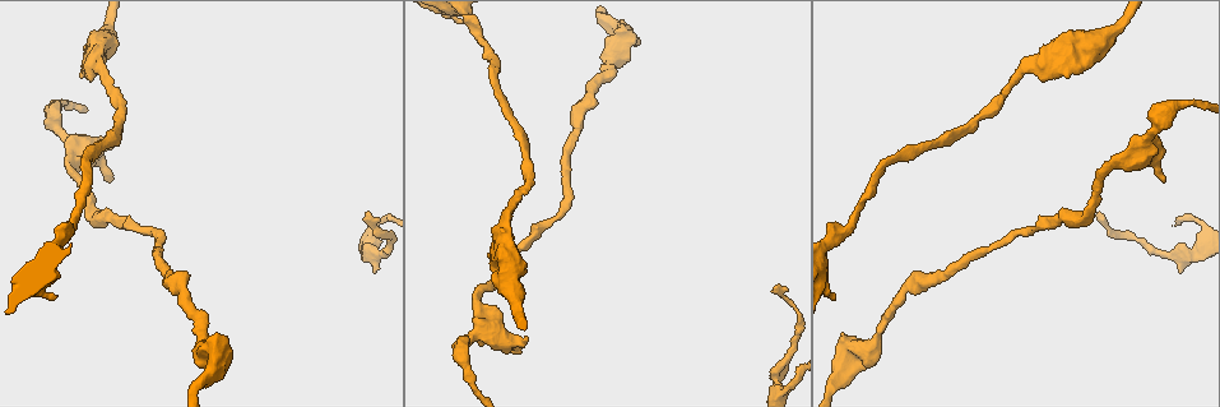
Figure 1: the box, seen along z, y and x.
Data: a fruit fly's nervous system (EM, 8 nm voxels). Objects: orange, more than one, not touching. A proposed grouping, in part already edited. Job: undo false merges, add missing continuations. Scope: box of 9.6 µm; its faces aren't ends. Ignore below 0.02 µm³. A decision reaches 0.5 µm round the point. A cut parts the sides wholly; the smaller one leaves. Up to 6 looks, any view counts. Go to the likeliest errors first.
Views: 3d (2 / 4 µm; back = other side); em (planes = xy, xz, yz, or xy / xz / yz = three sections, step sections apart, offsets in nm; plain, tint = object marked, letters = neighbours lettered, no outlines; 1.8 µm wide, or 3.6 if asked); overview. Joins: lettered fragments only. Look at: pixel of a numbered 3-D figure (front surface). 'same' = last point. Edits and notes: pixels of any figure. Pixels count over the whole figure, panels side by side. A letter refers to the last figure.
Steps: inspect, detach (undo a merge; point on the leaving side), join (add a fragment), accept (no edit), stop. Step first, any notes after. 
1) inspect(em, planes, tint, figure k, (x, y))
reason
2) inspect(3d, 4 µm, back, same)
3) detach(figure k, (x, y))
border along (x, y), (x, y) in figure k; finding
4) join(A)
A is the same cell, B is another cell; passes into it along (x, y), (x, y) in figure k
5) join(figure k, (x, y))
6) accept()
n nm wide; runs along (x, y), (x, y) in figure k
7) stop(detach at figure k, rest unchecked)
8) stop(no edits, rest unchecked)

inspect(em, planes, tint, figure 1, (1086, 219))
abrupt turn

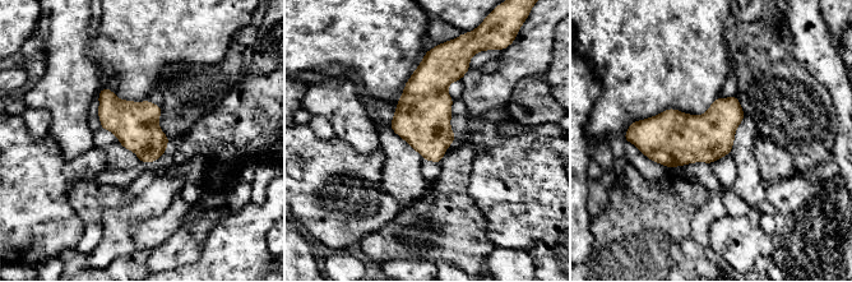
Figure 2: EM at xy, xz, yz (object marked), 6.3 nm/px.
inspect(em, planes, letters, same)
see the neighbours

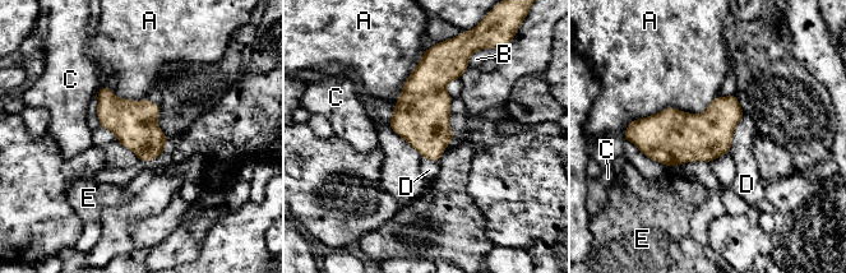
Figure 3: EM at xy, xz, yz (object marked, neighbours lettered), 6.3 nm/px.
accept()
A touches over 650 nm; A, B, C, D and E are other cells; border along (744, 115), (735, 128), (729, 151) in figure 3; continuous, no second neuron

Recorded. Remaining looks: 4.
inspect(em, planes, letters, figure 1, (627, 37))
sharp bend

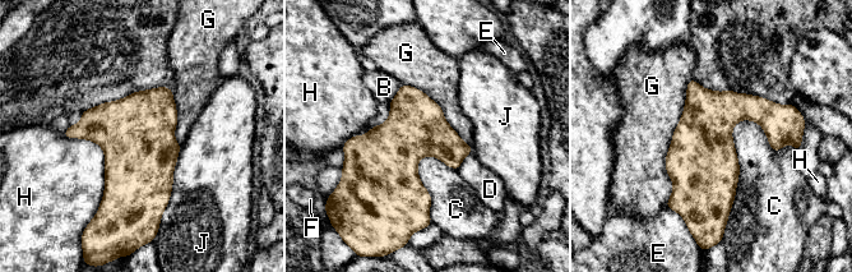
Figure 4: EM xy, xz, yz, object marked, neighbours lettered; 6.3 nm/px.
accept()
B, C, D, E, F, G, H and J are other cells; border along (749, 119), (725, 225) in figure 4; one neuron here

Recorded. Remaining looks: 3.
inspect(em, yz, step 8, letters, figure 1, (514, 351))
free end

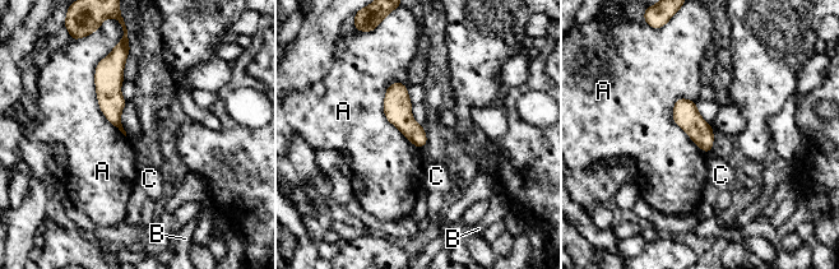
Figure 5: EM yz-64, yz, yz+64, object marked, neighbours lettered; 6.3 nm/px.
accept()
A, B and C are other cells; border along (110, 51), (94, 92), (125, 137) in figure 5; none of them fits

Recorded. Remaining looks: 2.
stop(no edits, rest unchecked)

